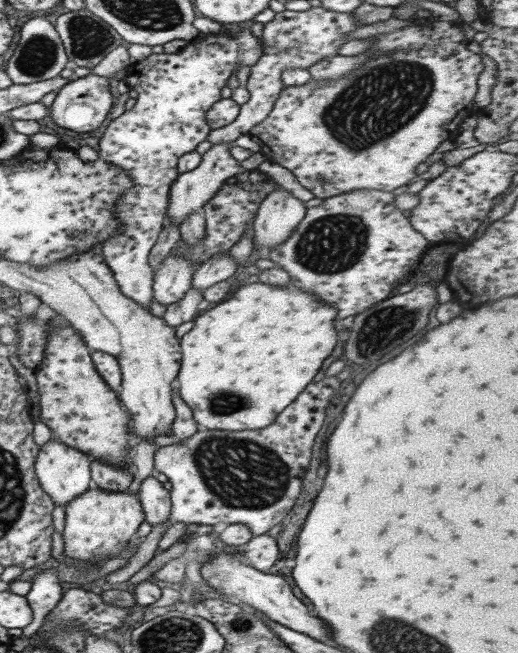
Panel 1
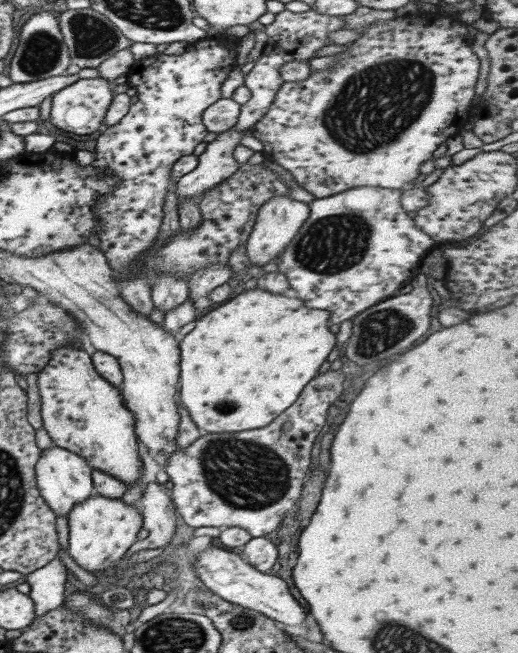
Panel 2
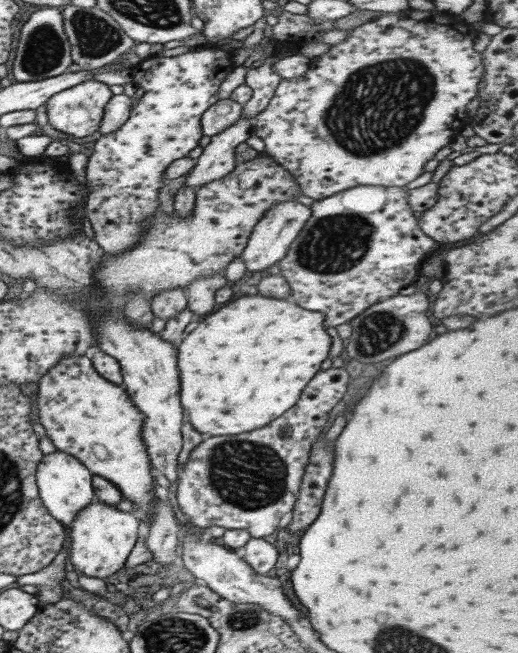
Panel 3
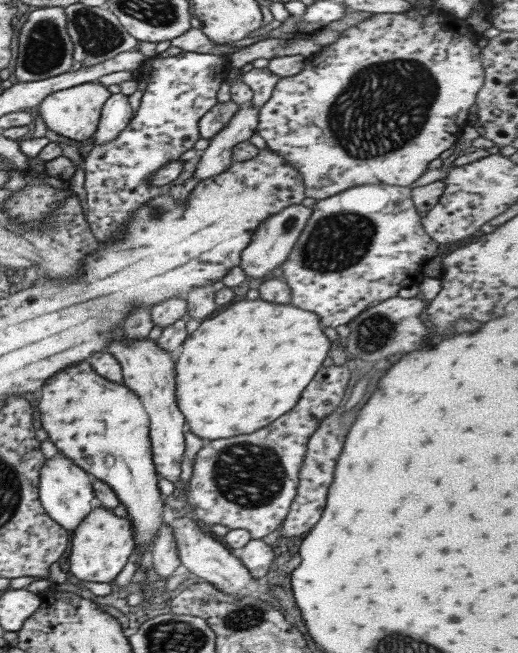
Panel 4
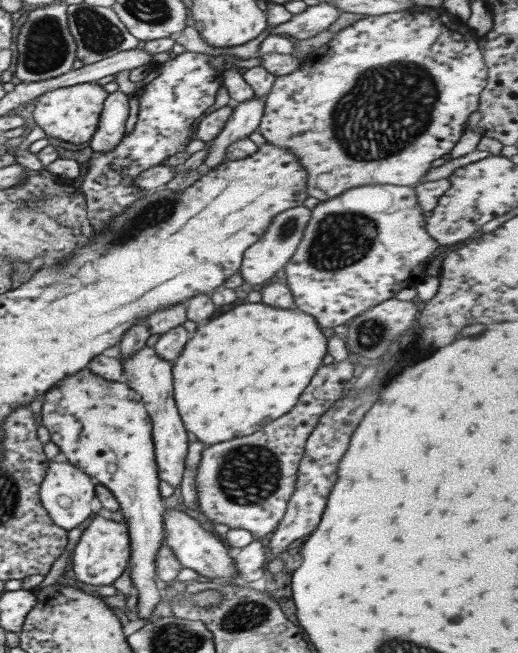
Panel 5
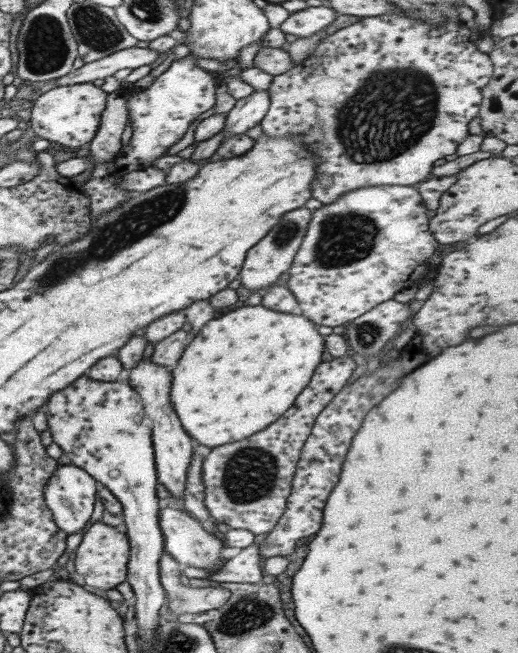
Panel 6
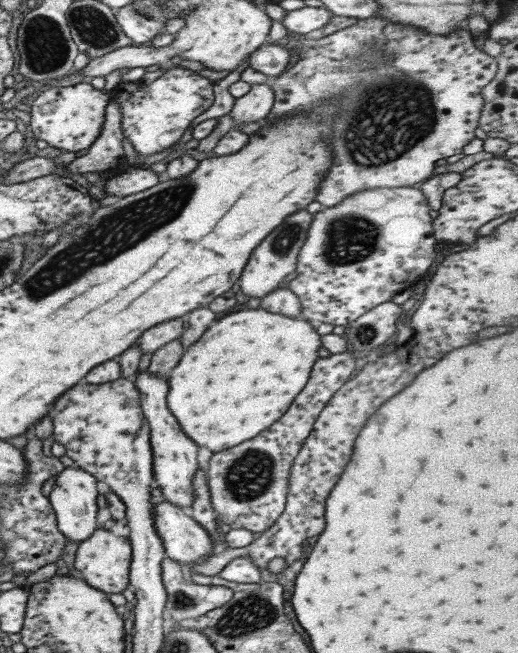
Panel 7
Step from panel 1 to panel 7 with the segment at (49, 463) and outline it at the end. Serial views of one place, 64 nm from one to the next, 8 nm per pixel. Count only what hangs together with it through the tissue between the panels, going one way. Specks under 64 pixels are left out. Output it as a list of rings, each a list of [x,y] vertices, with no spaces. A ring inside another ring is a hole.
[[[65,466],[49,482],[45,494],[49,499],[56,522],[56,530],[67,541],[79,543],[93,535],[98,530],[97,520],[97,494],[98,480],[88,472],[77,466]]]

